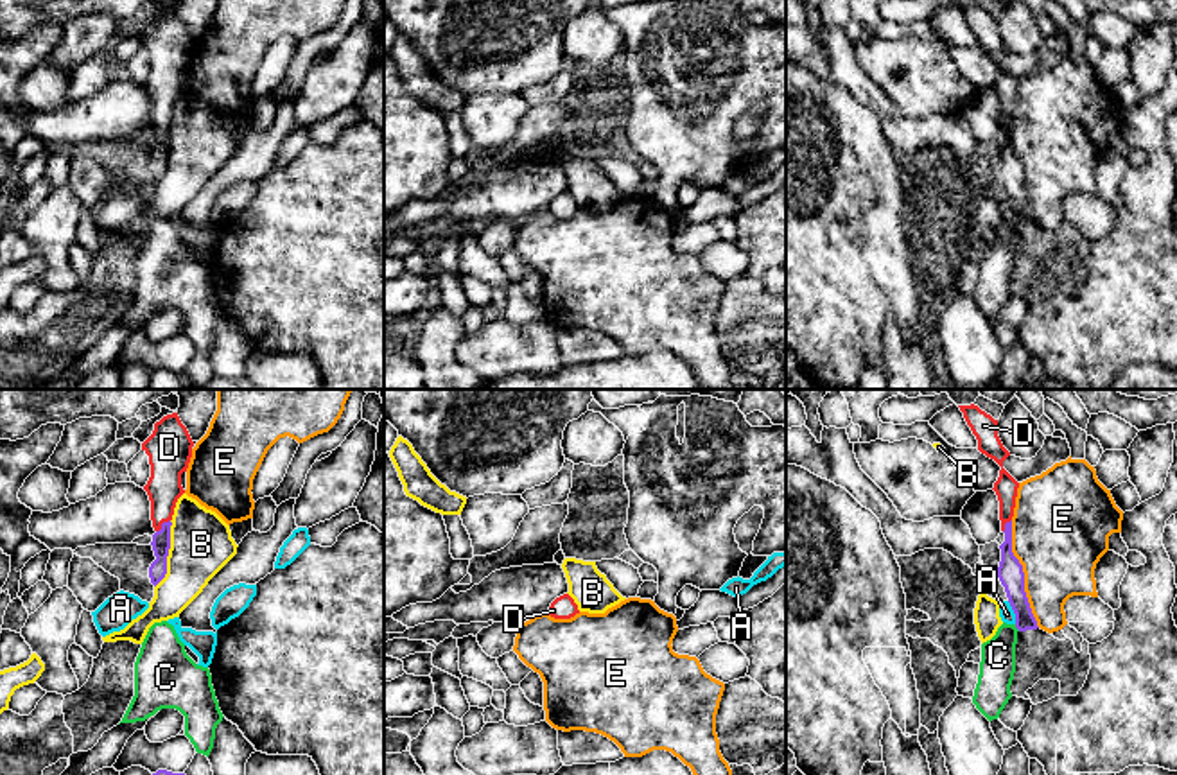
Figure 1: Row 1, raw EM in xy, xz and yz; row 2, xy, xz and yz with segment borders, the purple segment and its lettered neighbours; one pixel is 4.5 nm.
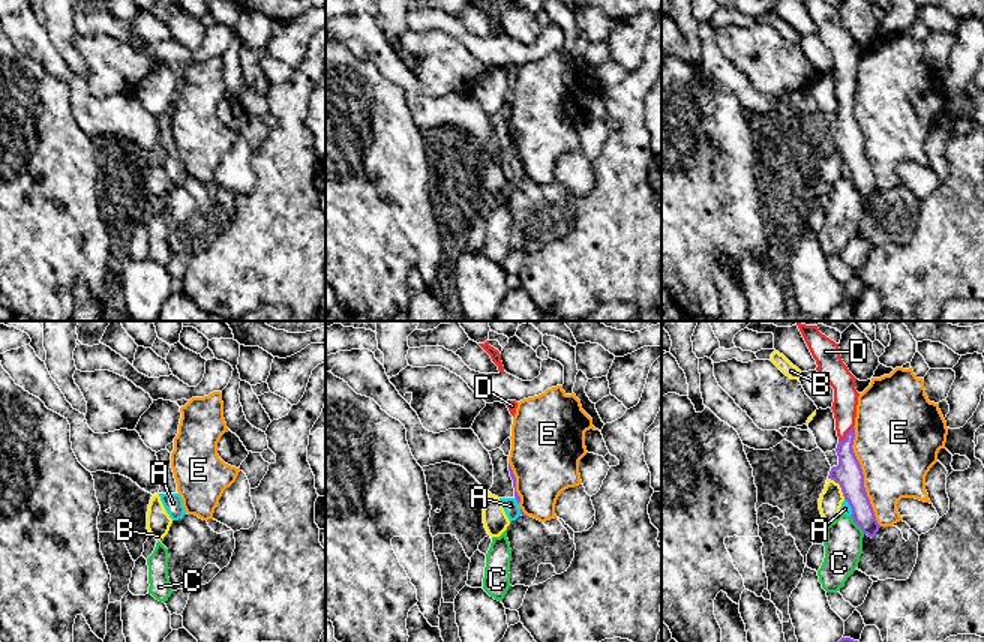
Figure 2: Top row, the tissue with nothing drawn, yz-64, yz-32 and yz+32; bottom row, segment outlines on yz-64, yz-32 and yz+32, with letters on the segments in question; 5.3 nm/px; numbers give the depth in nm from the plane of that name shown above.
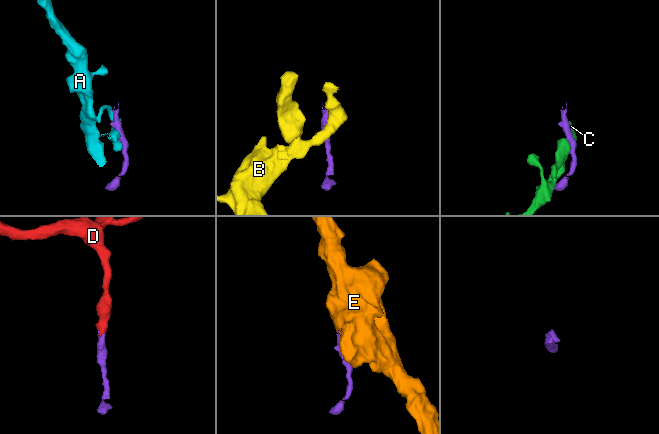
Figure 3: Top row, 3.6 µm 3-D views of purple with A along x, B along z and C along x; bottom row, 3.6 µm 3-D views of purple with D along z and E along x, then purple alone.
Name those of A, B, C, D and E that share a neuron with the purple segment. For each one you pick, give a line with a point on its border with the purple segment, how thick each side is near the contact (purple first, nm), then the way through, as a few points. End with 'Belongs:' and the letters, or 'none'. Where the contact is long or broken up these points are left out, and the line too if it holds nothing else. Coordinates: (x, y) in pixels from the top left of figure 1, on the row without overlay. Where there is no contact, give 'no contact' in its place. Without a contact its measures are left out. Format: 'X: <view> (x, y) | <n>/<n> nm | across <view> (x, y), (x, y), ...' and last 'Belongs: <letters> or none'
D: xy (162, 122) | 80/160 nm | across xy (160, 140), (162, 122), (164, 85)
Belongs: D

